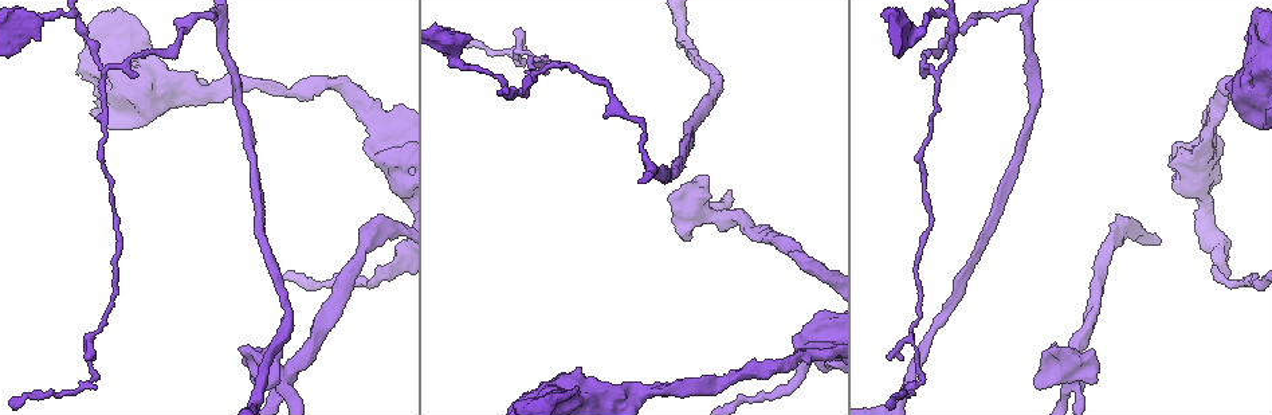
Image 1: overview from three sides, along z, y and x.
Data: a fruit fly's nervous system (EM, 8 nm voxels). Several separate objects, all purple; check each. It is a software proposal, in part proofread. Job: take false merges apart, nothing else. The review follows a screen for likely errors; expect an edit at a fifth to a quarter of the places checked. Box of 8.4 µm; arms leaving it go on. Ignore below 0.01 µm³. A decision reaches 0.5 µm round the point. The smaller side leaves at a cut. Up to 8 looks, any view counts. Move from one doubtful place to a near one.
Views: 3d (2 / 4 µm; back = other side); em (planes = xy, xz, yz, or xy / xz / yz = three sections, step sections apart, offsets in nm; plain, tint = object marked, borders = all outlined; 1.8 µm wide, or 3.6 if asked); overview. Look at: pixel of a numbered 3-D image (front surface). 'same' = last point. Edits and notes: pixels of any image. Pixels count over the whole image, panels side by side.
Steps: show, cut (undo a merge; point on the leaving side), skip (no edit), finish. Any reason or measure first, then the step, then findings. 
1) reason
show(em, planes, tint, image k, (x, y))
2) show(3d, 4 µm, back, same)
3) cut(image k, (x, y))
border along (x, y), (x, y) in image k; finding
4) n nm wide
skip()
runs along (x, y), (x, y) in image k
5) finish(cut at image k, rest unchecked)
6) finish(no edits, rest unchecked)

thick turns thin
show(em, yz, step 16, tint, image 1, (1209, 133))

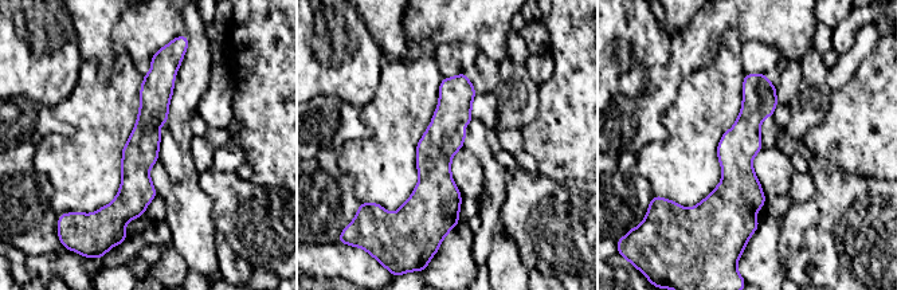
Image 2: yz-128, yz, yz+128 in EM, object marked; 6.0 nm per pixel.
show(em, xz, step 16, tint, same)

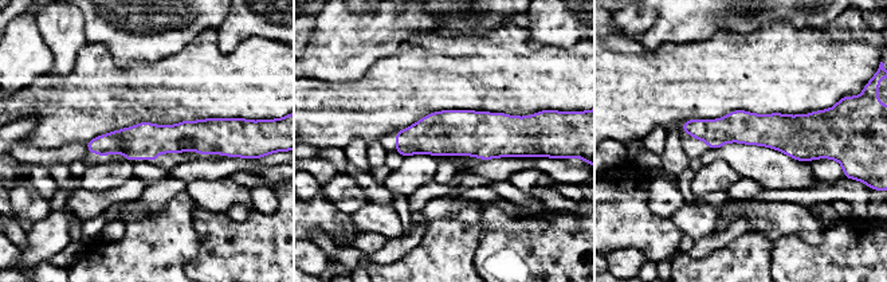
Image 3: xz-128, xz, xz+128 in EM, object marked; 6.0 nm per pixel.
190 nm wide
skip()
runs along (686, 126), (823, 134) in image 3; continuous, no second cell

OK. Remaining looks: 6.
looks like a crossing
show(em, planes, plain, image 1, (281, 374))

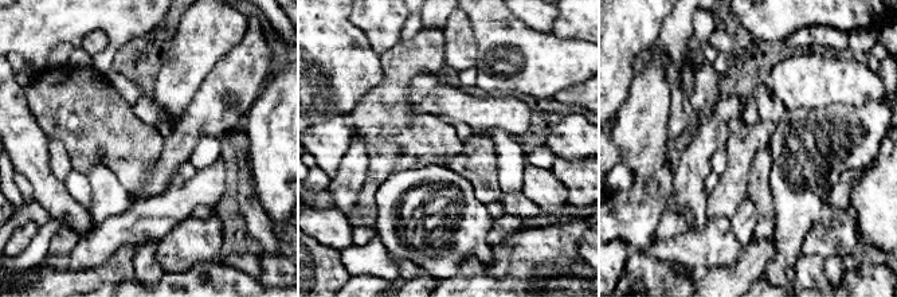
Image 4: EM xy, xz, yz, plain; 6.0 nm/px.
with the object marked
show(em, planes, tint, same)

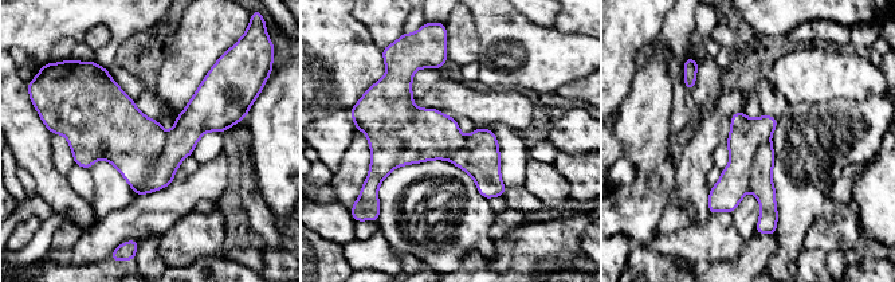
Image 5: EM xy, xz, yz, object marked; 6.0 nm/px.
cut(image 5, (124, 136))
border along (168, 132), (149, 177), (136, 194) in image 5; a second cell is stuck on

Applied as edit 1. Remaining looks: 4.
sudden change in width
show(3d, 4 µm, image 1, (920, 26))

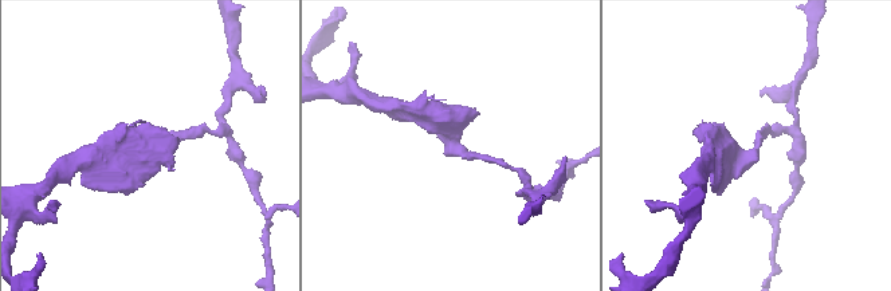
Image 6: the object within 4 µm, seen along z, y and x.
show(em, planes, plain, image 6, (458, 149))

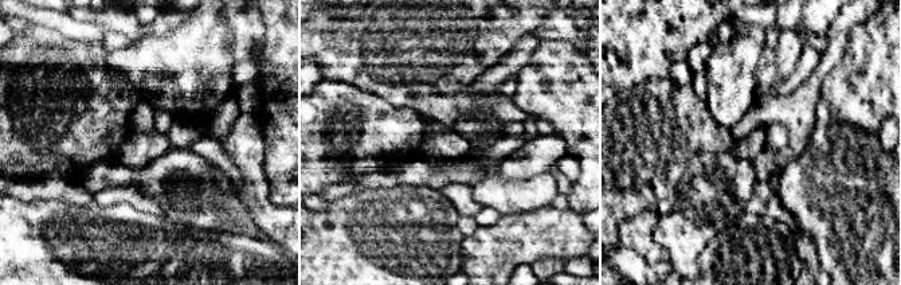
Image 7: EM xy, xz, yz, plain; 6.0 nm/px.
with the object marked
show(em, planes, tint, same)

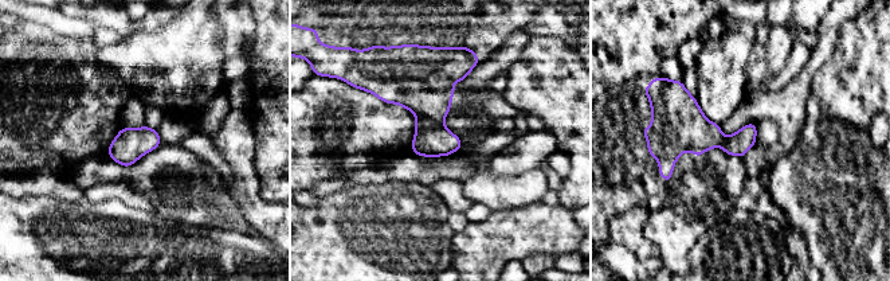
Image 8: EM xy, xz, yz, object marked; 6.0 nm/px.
cut(image 8, (419, 78))
border along (415, 113), (442, 123) in image 8; two cells meet here

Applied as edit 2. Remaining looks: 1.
finish(cut at image 5, cut at image 8, rest unchecked)

